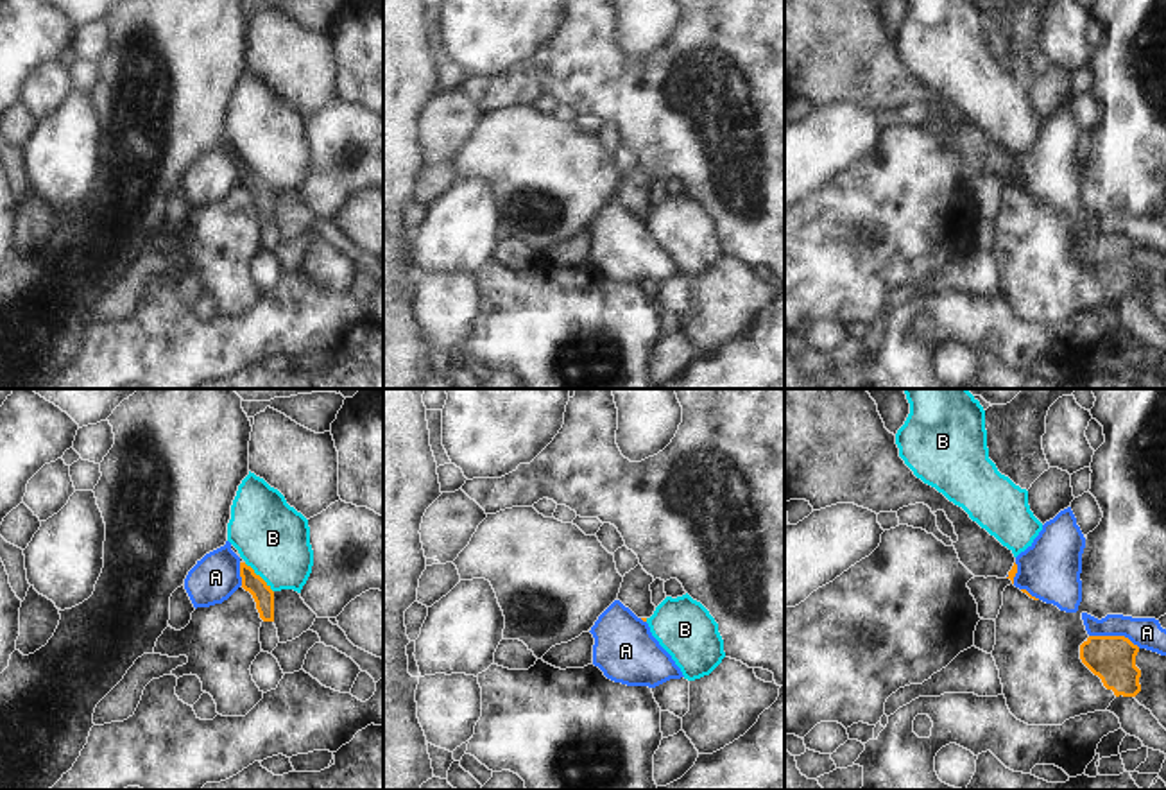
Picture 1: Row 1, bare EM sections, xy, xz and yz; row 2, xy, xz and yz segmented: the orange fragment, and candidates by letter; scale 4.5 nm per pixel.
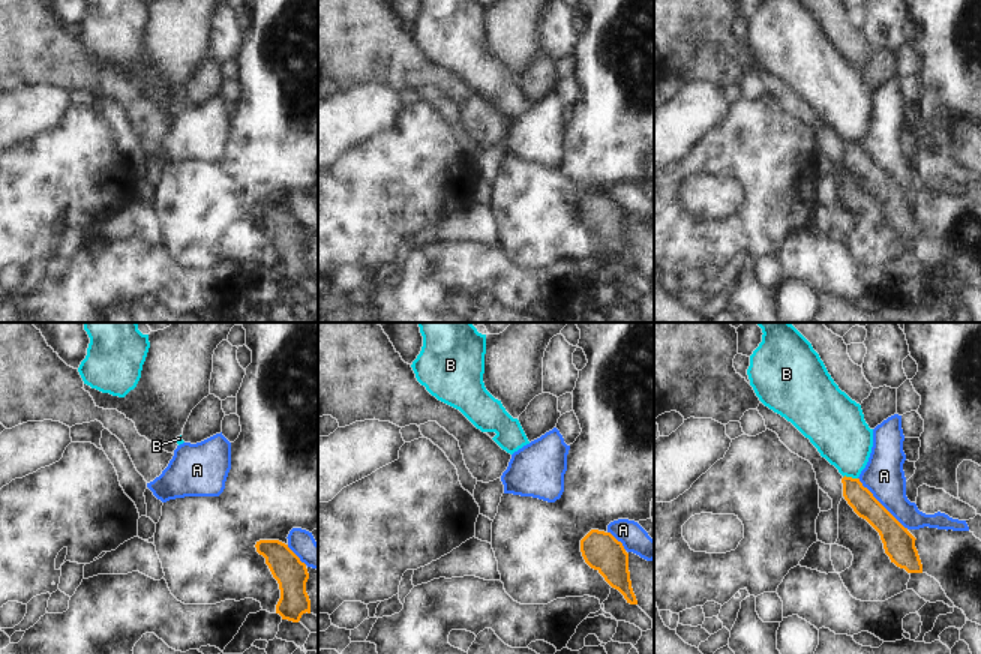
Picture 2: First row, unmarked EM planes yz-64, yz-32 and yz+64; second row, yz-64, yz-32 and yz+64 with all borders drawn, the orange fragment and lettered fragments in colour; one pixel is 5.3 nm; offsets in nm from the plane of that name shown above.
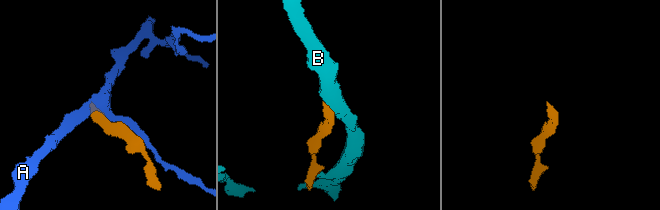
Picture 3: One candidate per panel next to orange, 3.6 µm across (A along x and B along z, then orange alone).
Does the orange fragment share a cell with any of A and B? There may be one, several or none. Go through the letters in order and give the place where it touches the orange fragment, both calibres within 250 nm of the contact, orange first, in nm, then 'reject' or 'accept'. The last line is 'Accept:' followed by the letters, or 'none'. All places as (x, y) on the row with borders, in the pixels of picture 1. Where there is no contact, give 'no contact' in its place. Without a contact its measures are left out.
A: meets orange in yz at (1114, 636); 200 nm thick on the orange side, 140 nm on the other; reject
B: meets orange in xy at (260, 577); 90 nm thick on the orange side, 320 nm on the other; reject
Accept: none

